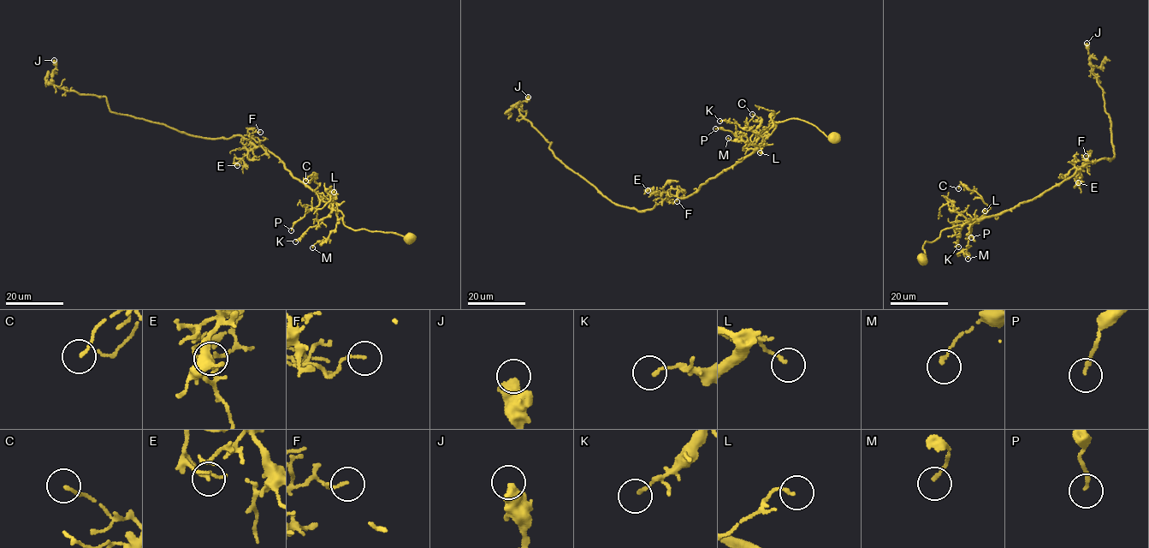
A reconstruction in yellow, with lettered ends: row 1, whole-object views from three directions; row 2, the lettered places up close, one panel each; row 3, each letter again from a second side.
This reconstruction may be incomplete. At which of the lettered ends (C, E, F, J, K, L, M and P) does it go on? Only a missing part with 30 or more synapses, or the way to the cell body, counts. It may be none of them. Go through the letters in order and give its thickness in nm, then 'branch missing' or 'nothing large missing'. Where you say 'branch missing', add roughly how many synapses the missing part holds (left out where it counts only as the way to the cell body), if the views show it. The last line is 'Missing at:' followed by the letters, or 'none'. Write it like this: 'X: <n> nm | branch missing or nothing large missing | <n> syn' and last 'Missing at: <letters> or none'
C: 110 nm | nothing large missing
E: 150 nm | nothing large missing
F: 110 nm | nothing large missing
J: 500 nm | nothing large missing
K: 120 nm | nothing large missing
L: 140 nm | nothing large missing
M: 130 nm | nothing large missing
P: 150 nm | nothing large missing
Missing at: none

